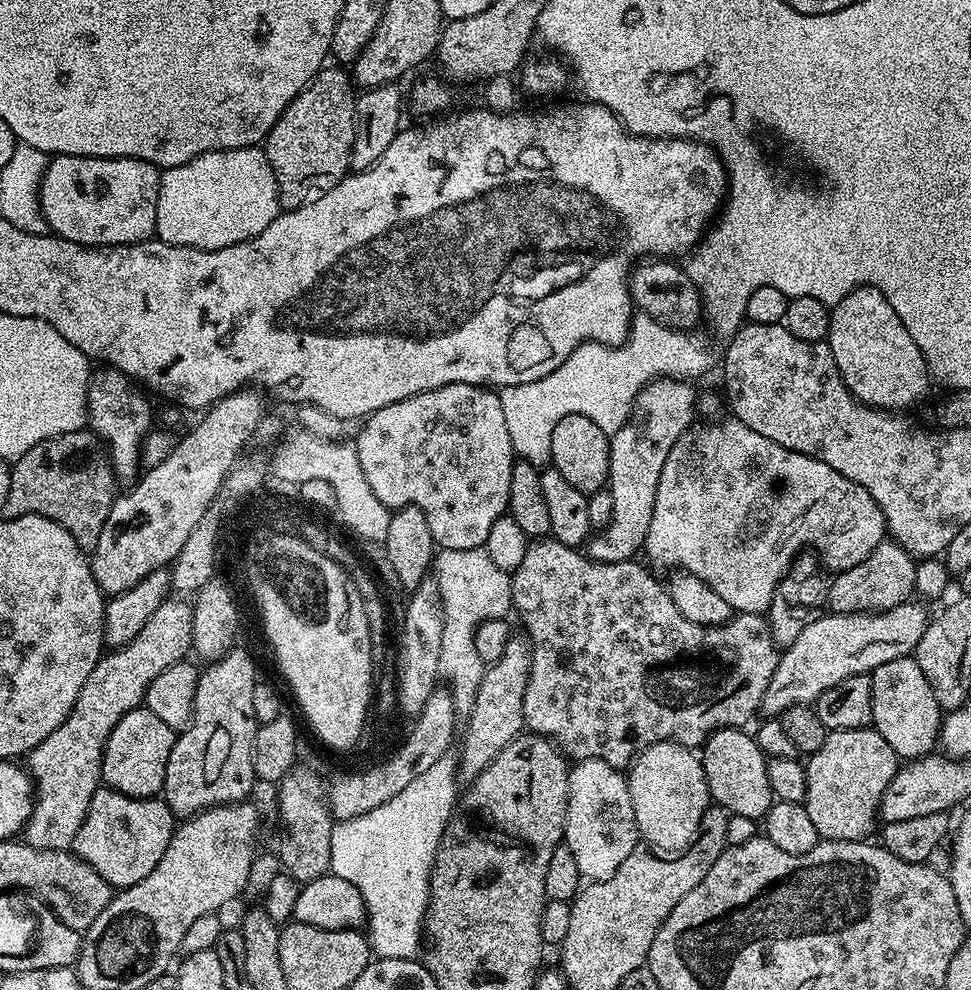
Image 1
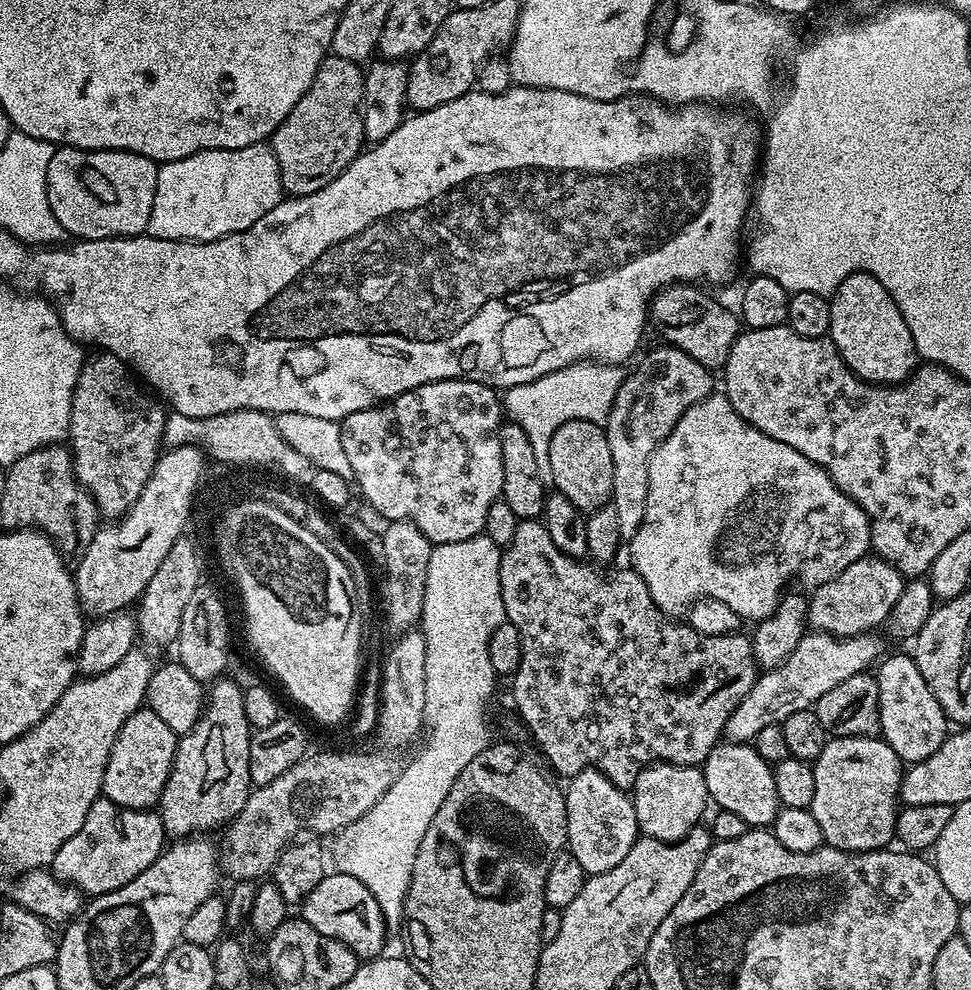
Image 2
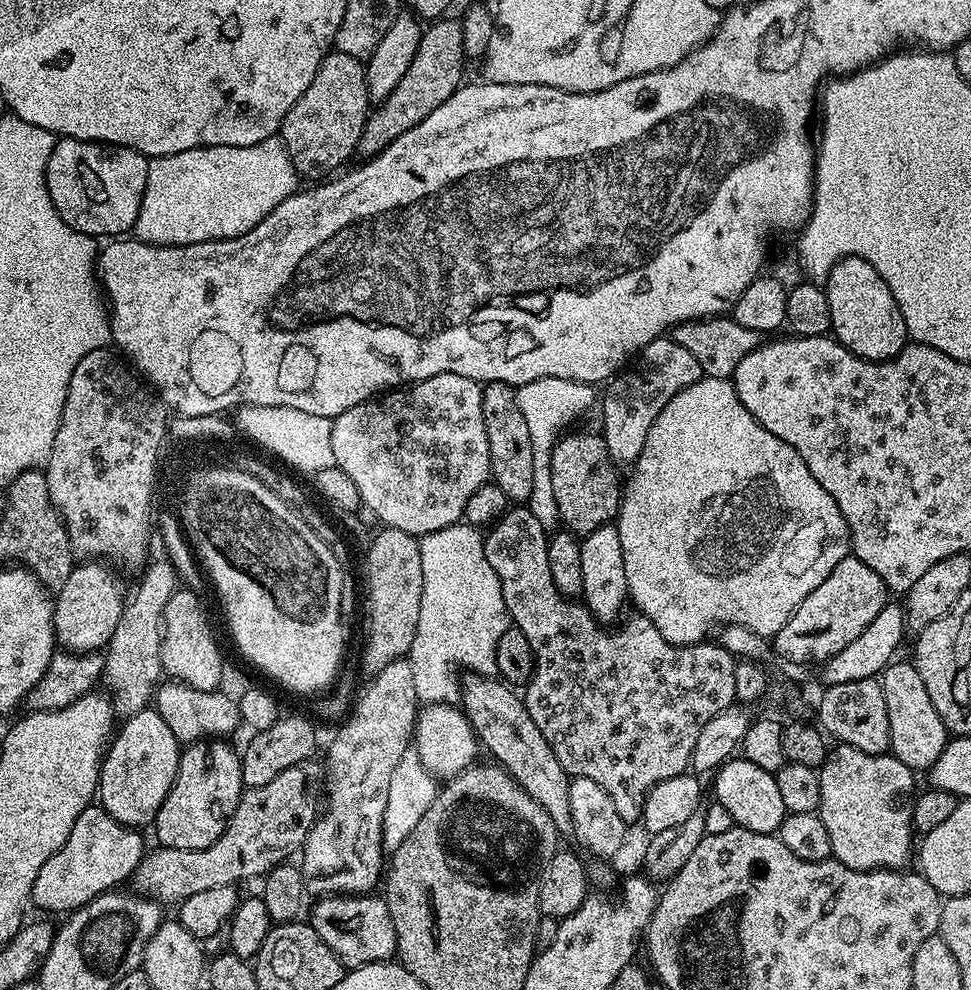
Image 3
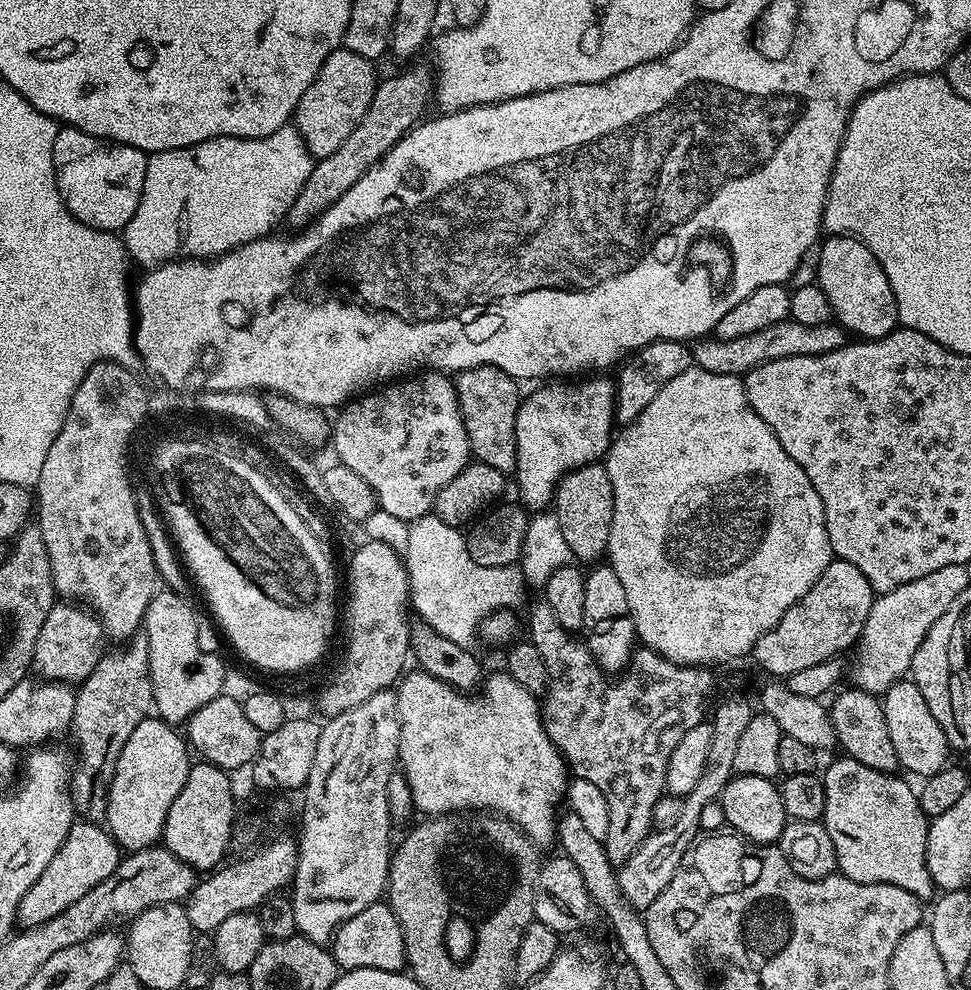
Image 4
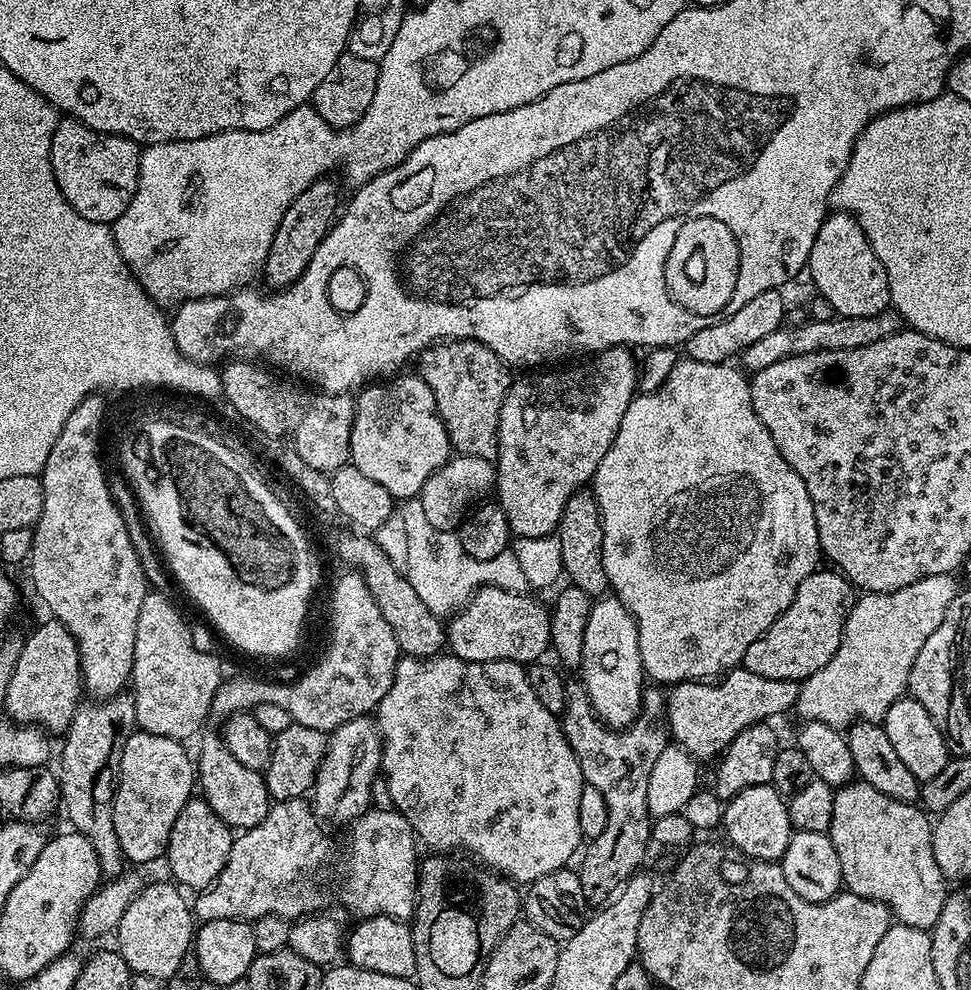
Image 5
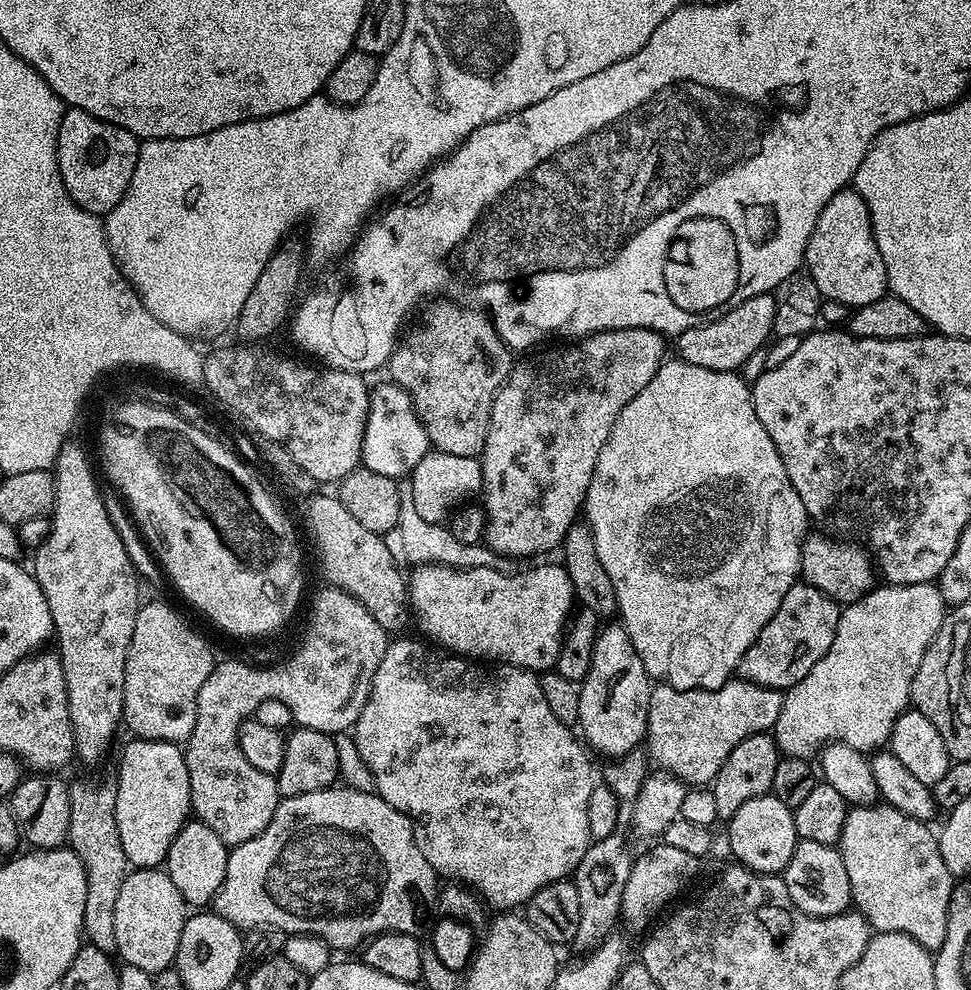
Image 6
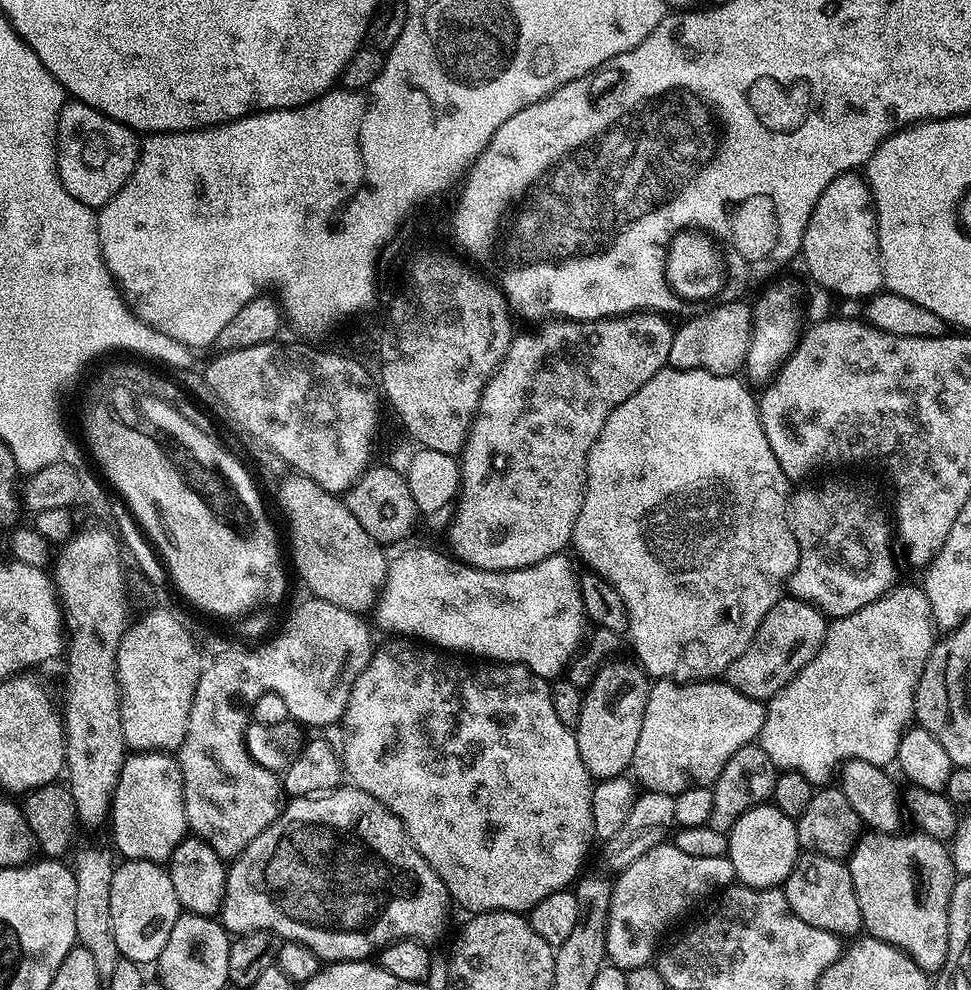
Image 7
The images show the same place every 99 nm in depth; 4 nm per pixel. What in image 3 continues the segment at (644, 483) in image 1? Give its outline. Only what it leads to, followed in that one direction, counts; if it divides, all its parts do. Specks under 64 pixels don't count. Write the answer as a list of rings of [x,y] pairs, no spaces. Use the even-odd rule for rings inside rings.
[[[668,336],[652,340],[640,350],[635,360],[632,366],[630,364],[609,381],[600,400],[603,424],[600,430],[608,452],[618,464],[635,463],[645,445],[650,426],[657,420],[666,403],[674,394],[704,376],[695,357]]]

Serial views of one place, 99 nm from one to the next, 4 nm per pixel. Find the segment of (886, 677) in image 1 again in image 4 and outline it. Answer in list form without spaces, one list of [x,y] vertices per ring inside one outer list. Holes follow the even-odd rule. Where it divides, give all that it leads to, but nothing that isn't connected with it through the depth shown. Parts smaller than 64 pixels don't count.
[[[911,678],[891,684],[888,691],[883,693],[882,703],[886,714],[886,730],[890,730],[890,742],[894,742],[900,768],[905,773],[913,772],[914,775],[920,776],[919,778],[927,778],[949,767],[950,749],[946,734],[942,726],[938,726],[938,718],[930,714],[930,706],[926,706],[922,690],[918,690]]]

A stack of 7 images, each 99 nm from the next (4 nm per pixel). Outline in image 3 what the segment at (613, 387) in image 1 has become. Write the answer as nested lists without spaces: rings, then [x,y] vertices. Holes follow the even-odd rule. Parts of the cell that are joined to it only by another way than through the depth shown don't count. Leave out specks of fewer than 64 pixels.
[[[538,378],[529,384],[521,384],[516,388],[518,410],[526,417],[526,426],[530,429],[530,438],[534,446],[534,490],[526,502],[530,514],[542,522],[545,530],[552,530],[561,523],[558,505],[554,500],[553,483],[551,481],[551,454],[555,436],[563,424],[571,422],[575,416],[580,416],[592,403],[598,400],[598,392],[593,385],[579,384],[573,380],[562,378]]]

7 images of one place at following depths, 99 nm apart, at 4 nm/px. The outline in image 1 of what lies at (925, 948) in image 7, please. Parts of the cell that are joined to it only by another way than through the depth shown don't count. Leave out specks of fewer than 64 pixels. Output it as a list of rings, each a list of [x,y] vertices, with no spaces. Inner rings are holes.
[[[871,726],[854,730],[829,731],[826,742],[822,742],[817,752],[807,757],[806,767],[808,781],[803,805],[814,821],[814,830],[818,830],[820,837],[826,840],[864,840],[871,837],[868,835],[875,830],[876,824],[878,828],[882,794],[886,786],[890,786],[894,774],[898,771],[898,757],[894,750],[890,750],[886,738],[882,738],[882,734],[878,734]]]

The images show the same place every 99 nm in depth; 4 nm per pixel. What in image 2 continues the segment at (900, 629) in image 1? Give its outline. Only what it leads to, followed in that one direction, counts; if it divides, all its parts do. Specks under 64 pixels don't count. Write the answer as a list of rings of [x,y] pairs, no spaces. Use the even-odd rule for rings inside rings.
[[[818,631],[803,635],[798,646],[794,646],[794,654],[790,654],[782,666],[761,671],[757,675],[750,694],[746,694],[746,698],[738,702],[734,714],[730,714],[724,727],[724,736],[734,744],[755,741],[758,730],[783,724],[790,714],[812,708],[816,700],[822,698],[826,690],[838,686],[838,682],[859,672],[869,671],[881,659],[885,651],[883,648],[883,642],[872,632],[839,638]]]

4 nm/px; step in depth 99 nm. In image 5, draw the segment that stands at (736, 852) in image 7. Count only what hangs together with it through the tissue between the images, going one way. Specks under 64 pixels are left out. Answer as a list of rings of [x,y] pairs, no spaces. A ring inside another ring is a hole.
[[[771,784],[750,786],[750,790],[742,790],[742,794],[725,803],[722,832],[728,835],[727,843],[752,860],[780,861],[793,831],[785,797]]]

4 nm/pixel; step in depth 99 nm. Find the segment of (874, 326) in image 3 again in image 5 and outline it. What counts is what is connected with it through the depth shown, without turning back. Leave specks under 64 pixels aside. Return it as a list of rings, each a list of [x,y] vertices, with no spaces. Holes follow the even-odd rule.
[[[836,210],[824,217],[818,238],[810,246],[806,272],[812,275],[815,291],[834,306],[837,316],[873,316],[889,307],[886,266],[878,262],[862,226],[848,212]]]

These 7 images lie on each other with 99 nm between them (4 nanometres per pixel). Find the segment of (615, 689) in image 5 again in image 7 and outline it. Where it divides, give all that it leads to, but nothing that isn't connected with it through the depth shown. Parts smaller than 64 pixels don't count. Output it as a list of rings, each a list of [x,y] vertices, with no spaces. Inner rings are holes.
[[[612,663],[601,667],[596,681],[584,692],[582,718],[574,730],[578,754],[582,754],[582,762],[596,782],[625,775],[631,769],[650,687],[649,677],[639,667]]]

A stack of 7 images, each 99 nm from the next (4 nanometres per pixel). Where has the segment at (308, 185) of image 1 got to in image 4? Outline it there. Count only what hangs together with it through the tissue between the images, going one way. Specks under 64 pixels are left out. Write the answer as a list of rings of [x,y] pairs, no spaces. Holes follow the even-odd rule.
[[[343,46],[333,50],[330,58],[322,62],[322,70],[306,86],[306,94],[302,94],[294,113],[294,127],[302,134],[313,158],[334,154],[350,138],[354,126],[362,122],[362,114],[366,114],[376,93],[376,67],[373,61],[362,58],[362,54],[354,54],[354,50]]]

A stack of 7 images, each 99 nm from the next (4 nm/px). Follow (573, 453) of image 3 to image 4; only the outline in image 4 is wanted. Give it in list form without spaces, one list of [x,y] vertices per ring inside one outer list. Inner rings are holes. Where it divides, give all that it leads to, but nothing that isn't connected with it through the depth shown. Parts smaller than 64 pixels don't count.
[[[601,463],[588,464],[564,476],[553,493],[552,510],[558,518],[573,557],[579,563],[597,563],[597,559],[607,553],[610,524],[613,521],[613,486]]]

